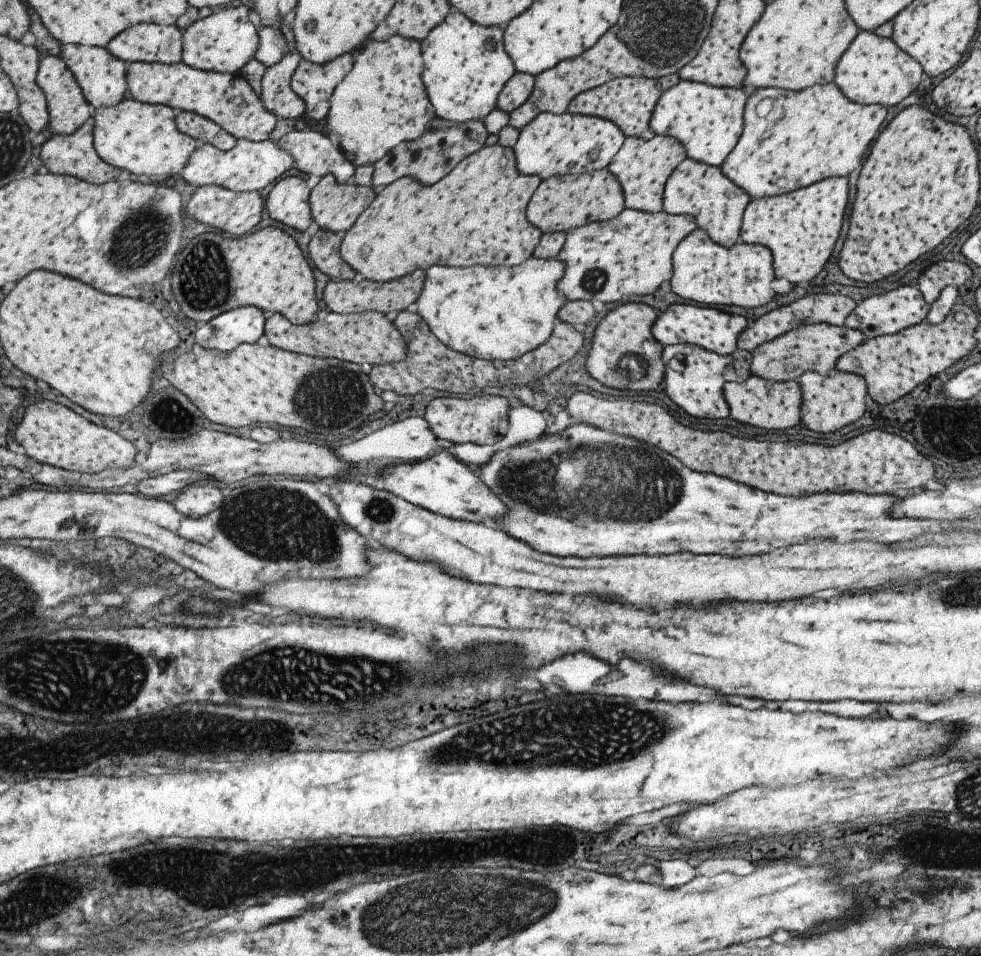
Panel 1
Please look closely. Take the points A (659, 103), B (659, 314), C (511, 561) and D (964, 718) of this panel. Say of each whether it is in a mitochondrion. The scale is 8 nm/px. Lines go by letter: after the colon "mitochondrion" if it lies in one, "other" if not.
A: other
B: other
C: other
D: other

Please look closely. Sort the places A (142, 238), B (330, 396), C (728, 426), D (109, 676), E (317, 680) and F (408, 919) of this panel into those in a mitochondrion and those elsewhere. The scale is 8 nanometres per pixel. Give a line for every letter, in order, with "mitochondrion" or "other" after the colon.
A: mitochondrion
B: mitochondrion
C: other
D: mitochondrion
E: mitochondrion
F: mitochondrion

